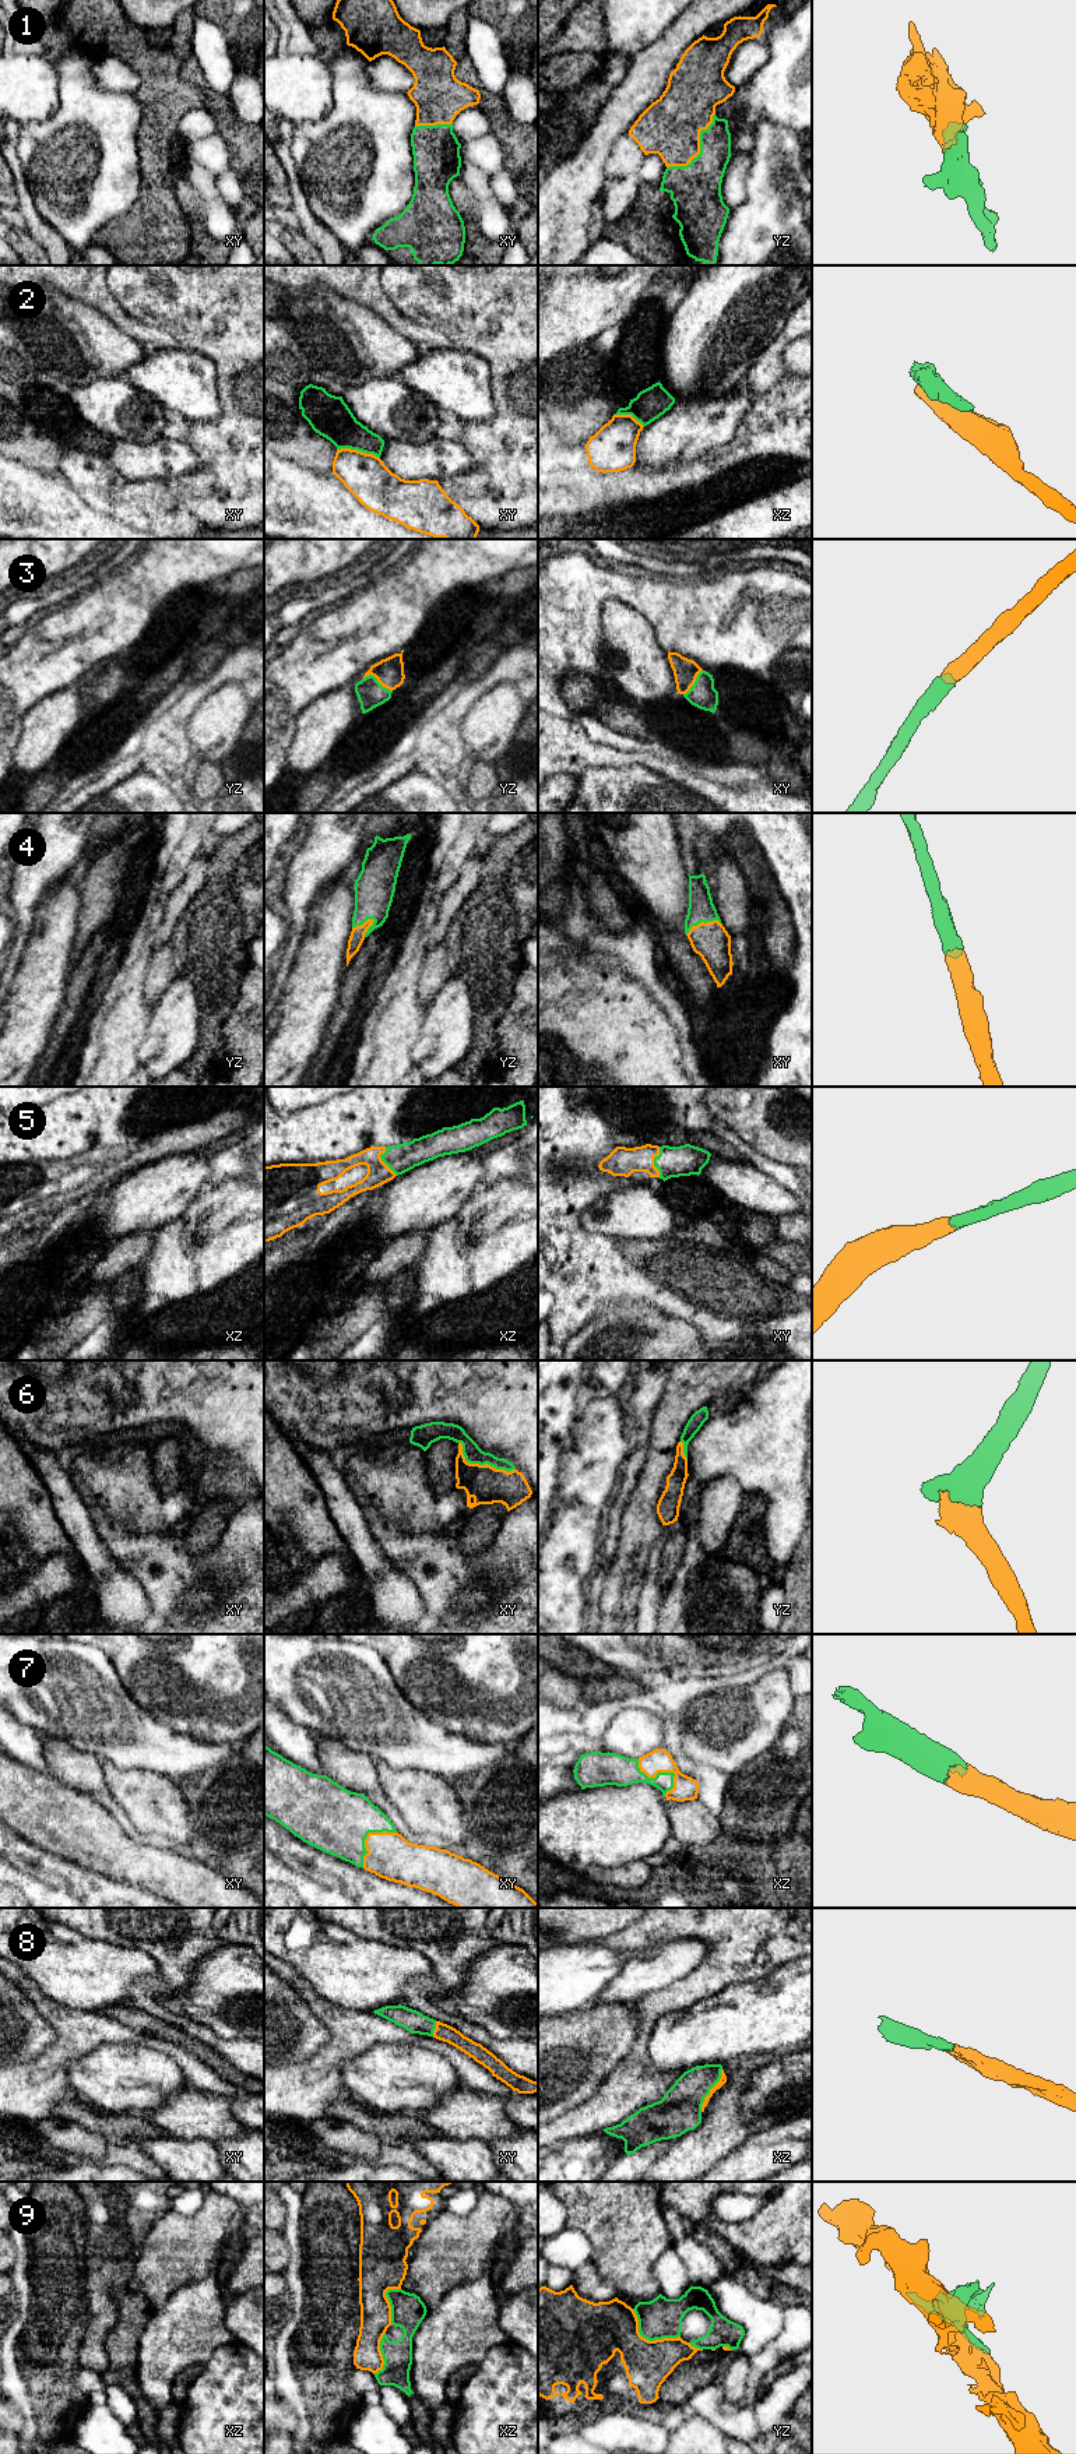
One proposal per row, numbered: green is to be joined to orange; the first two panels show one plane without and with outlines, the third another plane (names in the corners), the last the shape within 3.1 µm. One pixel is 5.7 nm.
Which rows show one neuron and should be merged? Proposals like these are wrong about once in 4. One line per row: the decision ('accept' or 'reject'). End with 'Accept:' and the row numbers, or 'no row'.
1: accept
2: reject
3: accept
4: accept
5: accept
6: accept
7: accept
8: accept
9: reject
Accept: 1, 3, 4, 5, 6, 7, 8

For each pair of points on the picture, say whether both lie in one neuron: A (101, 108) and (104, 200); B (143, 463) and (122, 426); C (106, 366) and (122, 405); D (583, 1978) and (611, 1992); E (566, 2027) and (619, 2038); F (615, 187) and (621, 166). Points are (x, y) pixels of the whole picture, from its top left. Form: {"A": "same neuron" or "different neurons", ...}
{"A": "same neuron", "B": "different neurons", "C": "different neurons", "D": "different neurons", "E": "same neuron", "F": "same neuron"}

